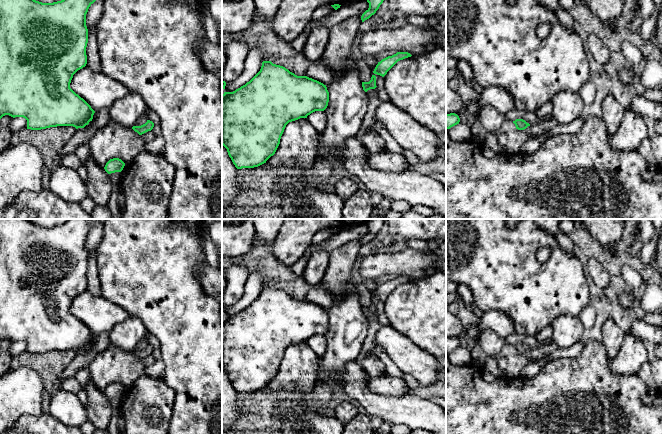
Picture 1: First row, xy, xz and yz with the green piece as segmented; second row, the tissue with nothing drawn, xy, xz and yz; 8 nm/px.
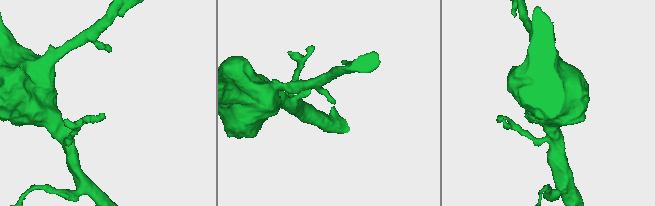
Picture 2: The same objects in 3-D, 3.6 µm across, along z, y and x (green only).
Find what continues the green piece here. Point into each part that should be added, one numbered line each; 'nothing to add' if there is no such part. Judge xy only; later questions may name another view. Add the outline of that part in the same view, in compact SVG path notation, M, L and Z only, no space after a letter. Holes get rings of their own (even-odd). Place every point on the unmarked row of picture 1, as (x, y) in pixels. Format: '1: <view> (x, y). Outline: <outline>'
nothing to add

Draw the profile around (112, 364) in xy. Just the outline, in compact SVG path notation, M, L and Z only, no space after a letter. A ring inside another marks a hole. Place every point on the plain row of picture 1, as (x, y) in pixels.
M109 346L95 356L88 369L92 383L104 392L113 382L131 387L142 374L164 378L165 364L158 359L153 365L145 367L132 352Z

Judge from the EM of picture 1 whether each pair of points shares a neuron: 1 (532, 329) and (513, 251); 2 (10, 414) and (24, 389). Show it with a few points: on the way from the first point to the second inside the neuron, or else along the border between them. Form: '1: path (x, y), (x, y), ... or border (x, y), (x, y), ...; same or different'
1: path (531, 310), (531, 294), (513, 274), (513, 270); same
2: path (10, 408), (10, 403), (18, 395); same

